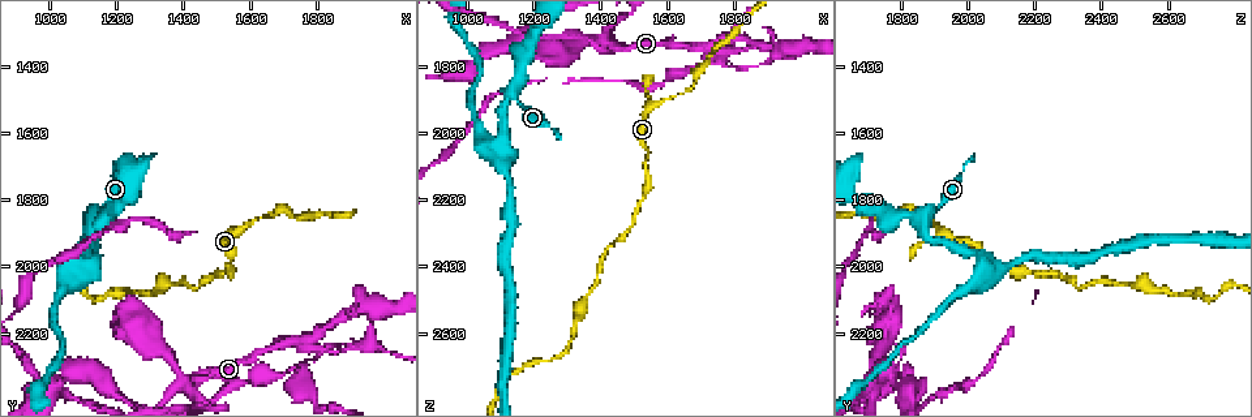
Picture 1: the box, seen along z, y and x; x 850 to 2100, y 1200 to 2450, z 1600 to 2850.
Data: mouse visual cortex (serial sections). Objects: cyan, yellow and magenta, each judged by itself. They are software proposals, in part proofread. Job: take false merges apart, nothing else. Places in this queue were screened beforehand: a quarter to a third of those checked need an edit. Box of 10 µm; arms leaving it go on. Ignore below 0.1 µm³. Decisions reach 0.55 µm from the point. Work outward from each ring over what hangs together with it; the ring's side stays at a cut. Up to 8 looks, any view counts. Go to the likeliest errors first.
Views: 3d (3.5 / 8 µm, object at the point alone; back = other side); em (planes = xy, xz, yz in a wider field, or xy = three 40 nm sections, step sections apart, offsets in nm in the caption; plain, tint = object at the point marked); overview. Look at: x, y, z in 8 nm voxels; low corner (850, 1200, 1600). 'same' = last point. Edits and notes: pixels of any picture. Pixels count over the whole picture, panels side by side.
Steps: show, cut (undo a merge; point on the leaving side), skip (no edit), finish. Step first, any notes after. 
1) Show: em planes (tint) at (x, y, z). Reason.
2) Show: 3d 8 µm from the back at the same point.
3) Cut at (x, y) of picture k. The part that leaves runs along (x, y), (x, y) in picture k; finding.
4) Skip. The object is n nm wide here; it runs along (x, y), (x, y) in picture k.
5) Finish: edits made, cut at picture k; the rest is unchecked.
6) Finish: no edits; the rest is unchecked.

Show: 3d 3.5 µm at (1730, 2220, 1730).

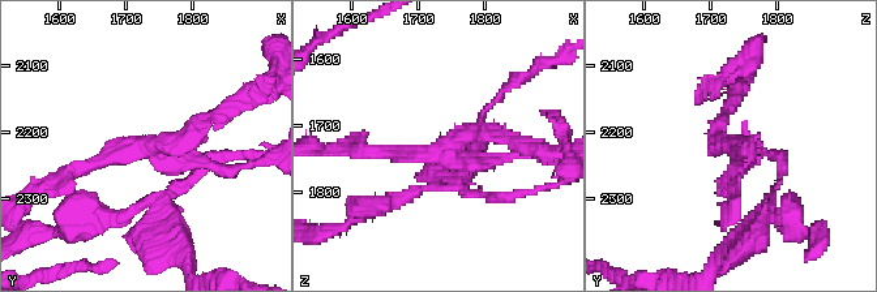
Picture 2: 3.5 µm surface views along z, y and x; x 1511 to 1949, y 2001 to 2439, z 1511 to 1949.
Show: em xy step 1 (plain) at (1730, 2220, 1735). 3 arms meet here; the arms are 150, 150, 200 nm wide.

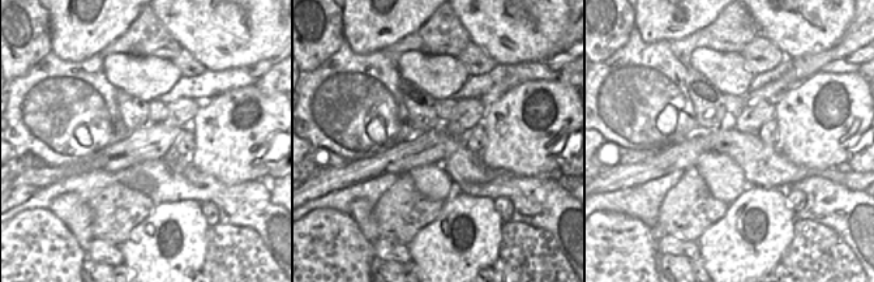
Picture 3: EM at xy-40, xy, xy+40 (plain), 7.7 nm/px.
Show: em xy step 1 (tint) at the same point. Where the object lies.

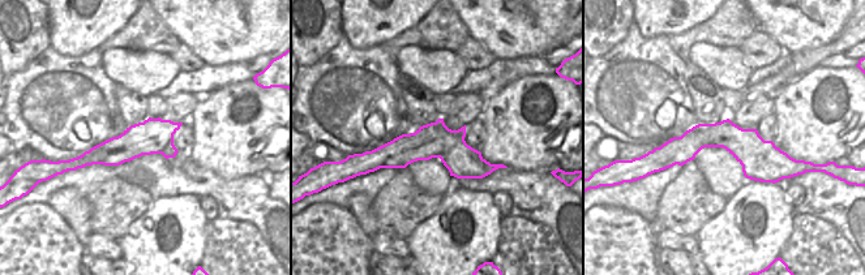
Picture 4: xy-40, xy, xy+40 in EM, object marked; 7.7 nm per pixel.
Skip. It runs along (362, 147), (478, 164), (517, 154) in picture 2; continuous, no second cell.

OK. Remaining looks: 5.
Show: 3d 8 µm at (1410, 2350, 1720). Two arms in line, one across.

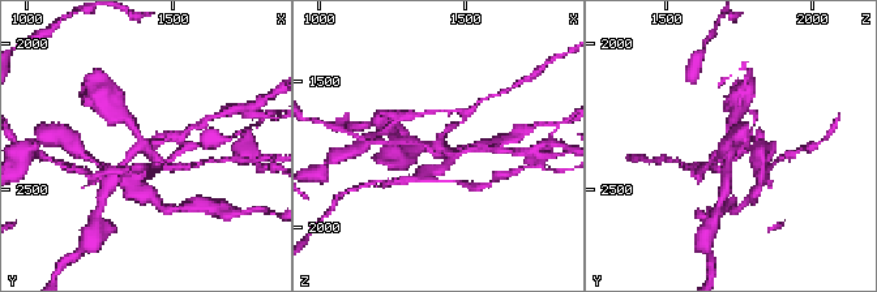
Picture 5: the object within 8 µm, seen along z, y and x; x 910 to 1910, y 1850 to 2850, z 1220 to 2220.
Show: 3d 3.5 µm at the same point. Closer look.

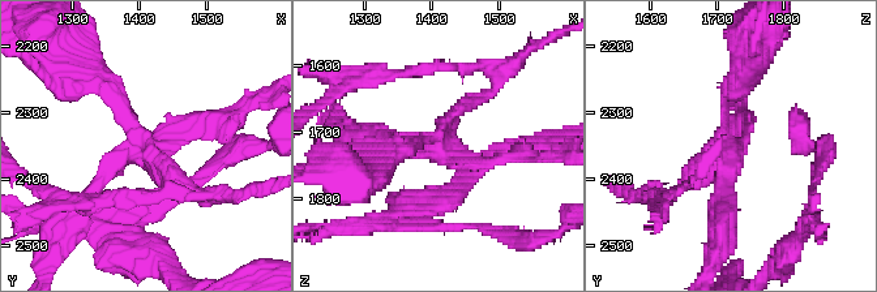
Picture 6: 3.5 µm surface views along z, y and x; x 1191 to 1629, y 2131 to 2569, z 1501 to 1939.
Show: em xy step 2 (tint) at (1410, 2355, 1730).

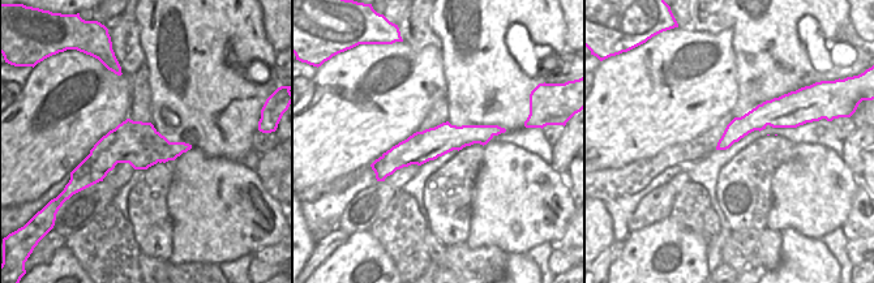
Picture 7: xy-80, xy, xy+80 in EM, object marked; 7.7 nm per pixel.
Cut at (119, 93) of picture 6. The part that leaves runs along (150, 157), (206, 197), (183, 197) in picture 6; two cells meet here.

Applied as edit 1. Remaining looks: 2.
Finish: edits made, cut at picture 6; the rest is unchecked.

